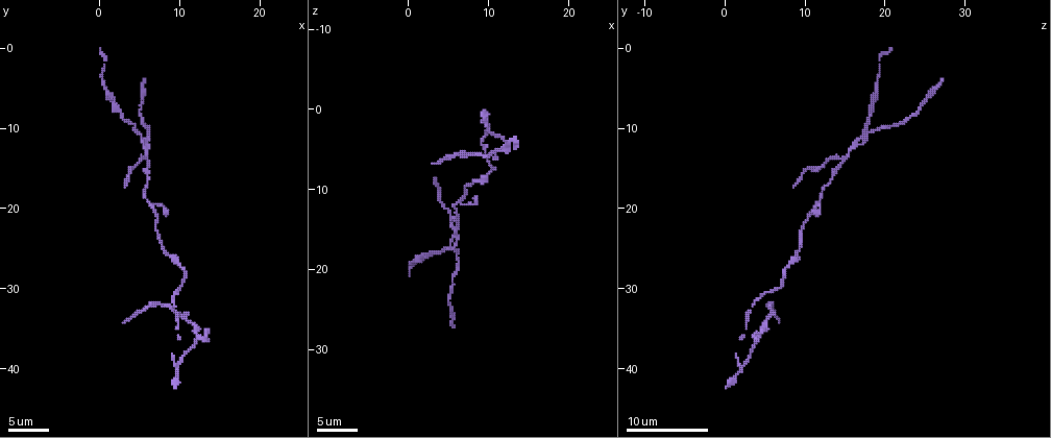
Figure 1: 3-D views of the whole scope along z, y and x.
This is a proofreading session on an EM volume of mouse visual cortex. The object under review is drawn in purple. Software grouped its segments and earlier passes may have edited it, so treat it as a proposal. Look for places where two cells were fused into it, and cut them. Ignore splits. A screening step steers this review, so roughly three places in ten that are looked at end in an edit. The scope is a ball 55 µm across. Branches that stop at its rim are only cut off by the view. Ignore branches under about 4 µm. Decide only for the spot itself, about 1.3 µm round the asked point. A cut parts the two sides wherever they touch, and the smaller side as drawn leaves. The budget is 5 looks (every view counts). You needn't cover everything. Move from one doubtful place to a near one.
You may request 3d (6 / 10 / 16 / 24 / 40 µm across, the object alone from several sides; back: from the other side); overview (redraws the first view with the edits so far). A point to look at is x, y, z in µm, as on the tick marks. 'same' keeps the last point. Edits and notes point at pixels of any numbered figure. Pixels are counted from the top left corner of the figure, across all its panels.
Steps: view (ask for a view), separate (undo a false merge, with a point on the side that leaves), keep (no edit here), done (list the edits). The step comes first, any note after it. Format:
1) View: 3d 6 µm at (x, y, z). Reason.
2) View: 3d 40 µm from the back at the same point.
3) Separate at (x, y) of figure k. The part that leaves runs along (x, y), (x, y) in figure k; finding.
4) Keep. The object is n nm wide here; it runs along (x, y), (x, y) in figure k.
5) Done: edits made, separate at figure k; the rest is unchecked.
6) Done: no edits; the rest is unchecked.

View: 3d 6 µm at (10.0, 27.0, 8.2). Calibre changes.

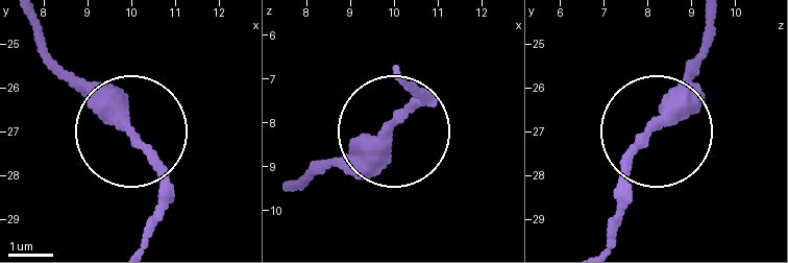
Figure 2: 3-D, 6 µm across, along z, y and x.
Keep. All the same cell.

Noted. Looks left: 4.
View: 3d 16 µm at (9.2, 30.6, 4.6). Three-way junction.

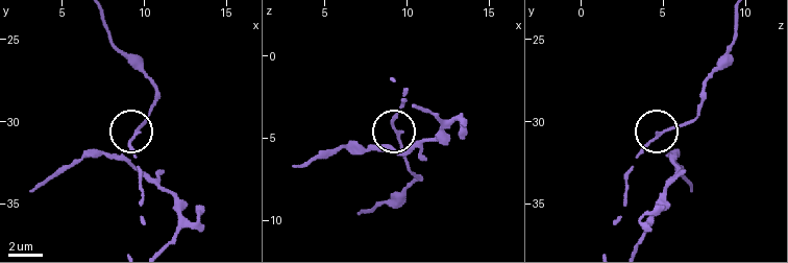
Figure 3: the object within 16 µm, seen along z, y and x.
View: 3d 16 µm from the back at (9.5, 30.8, 4.7).

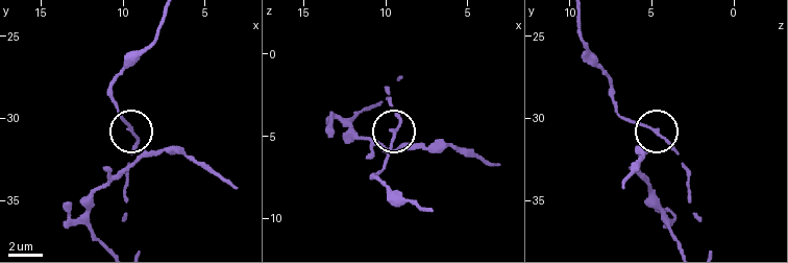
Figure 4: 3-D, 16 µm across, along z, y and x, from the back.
Keep. 3 arms meet here; it runs along (429, 212), (404, 201), (375, 177), (396, 130), (404, 144) in figure 4; one cell here.

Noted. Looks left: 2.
View: 3d 16 µm at (6.8, 22.0, 9.8).

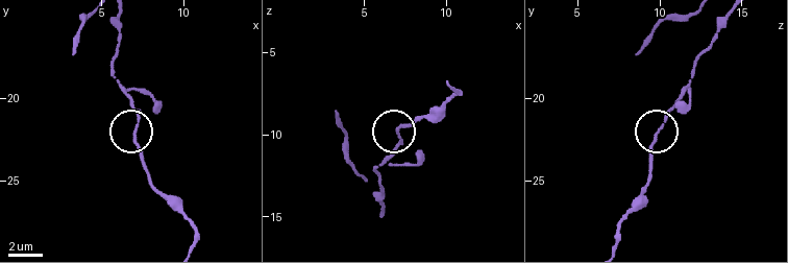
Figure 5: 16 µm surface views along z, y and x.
Keep. Continuous, no second cell.

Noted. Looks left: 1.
Done: no edits; the rest is unchecked.

